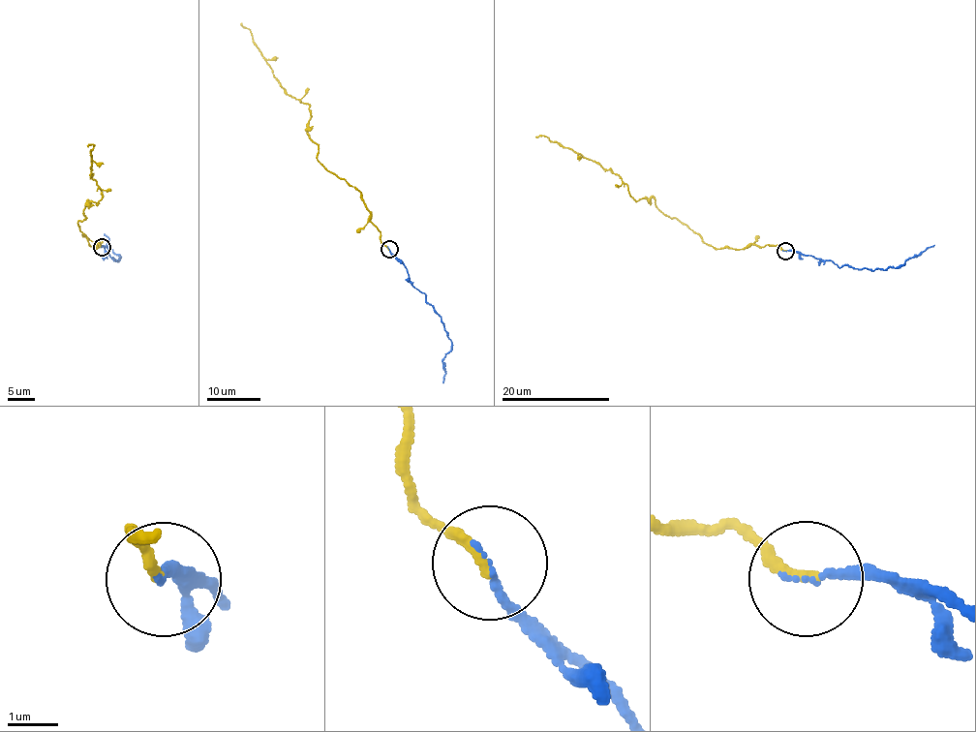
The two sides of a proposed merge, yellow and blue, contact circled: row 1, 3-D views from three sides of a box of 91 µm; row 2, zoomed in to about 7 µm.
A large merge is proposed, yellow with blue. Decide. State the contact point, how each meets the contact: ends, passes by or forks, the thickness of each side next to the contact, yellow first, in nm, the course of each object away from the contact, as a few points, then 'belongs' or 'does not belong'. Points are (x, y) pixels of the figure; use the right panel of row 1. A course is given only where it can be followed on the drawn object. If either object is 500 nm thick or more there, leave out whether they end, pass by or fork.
place (785, 251); yellow ends; blue ends; calibres 220 and 130 nm; course yellow (785, 251), (777, 245), (710, 246), (667, 216), (653, 198), (636, 200), (608, 169), (547, 137), (535, 137); course blue (785, 251), (799, 251), (832, 260), (838, 266), (873, 270), (899, 268), (906, 259), (934, 244); belongs

